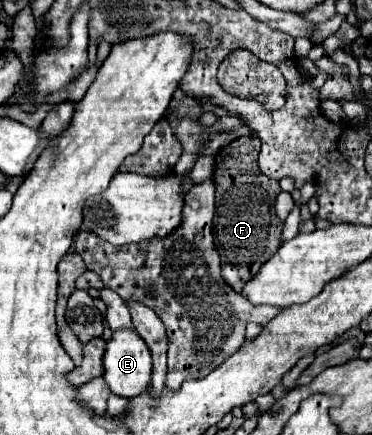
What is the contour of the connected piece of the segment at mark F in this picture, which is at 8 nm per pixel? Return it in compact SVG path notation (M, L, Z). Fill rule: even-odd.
M248 135L248 137L240 137L240 139L232 141L230 145L222 147L218 151L218 155L214 157L214 177L212 177L216 183L214 241L216 241L216 249L220 253L220 259L222 259L222 275L236 291L242 291L246 279L252 279L258 273L258 267L262 267L262 263L266 263L266 259L270 259L274 255L274 251L278 251L280 233L284 227L284 223L276 217L276 211L274 211L274 203L280 193L280 185L276 179L268 179L266 175L262 175L256 169L258 153L260 153L260 139L256 135Z

